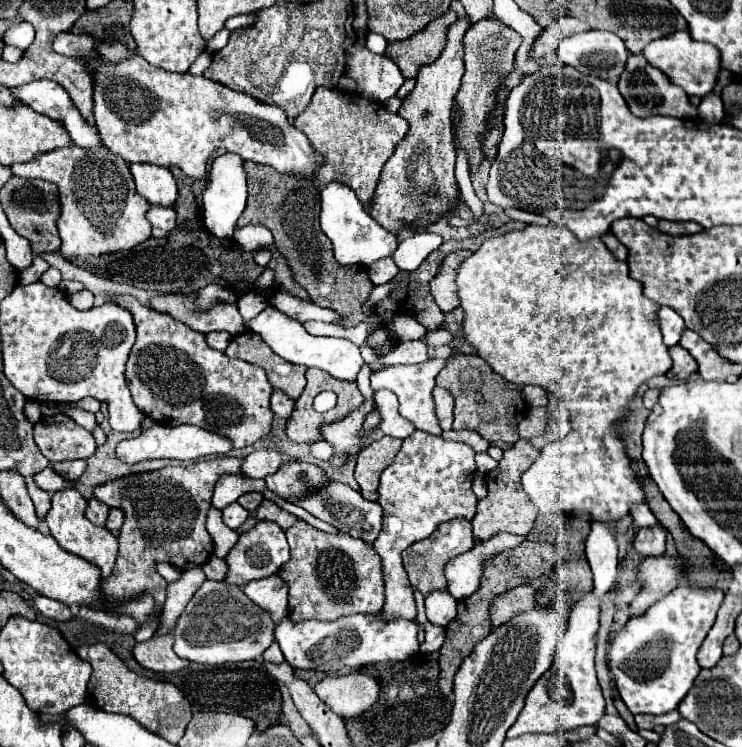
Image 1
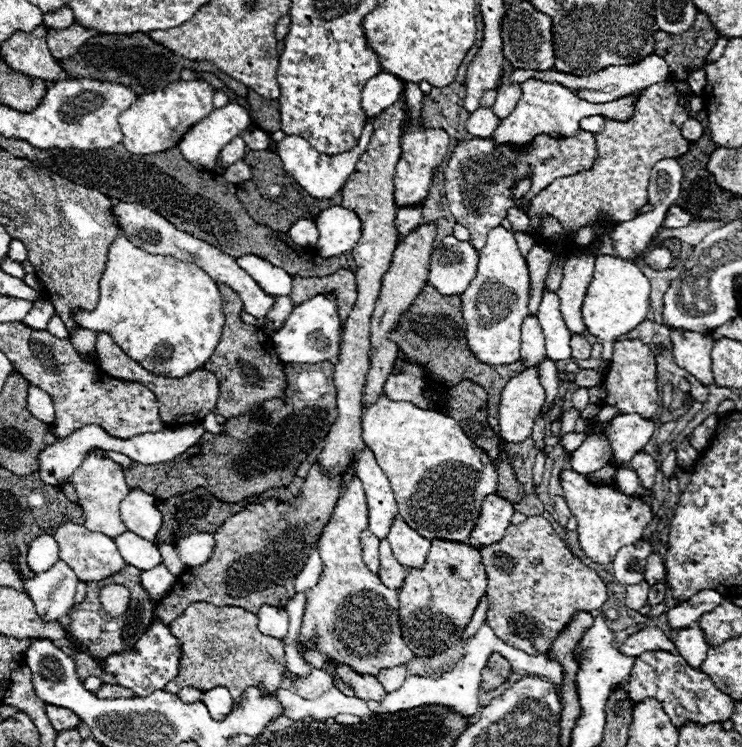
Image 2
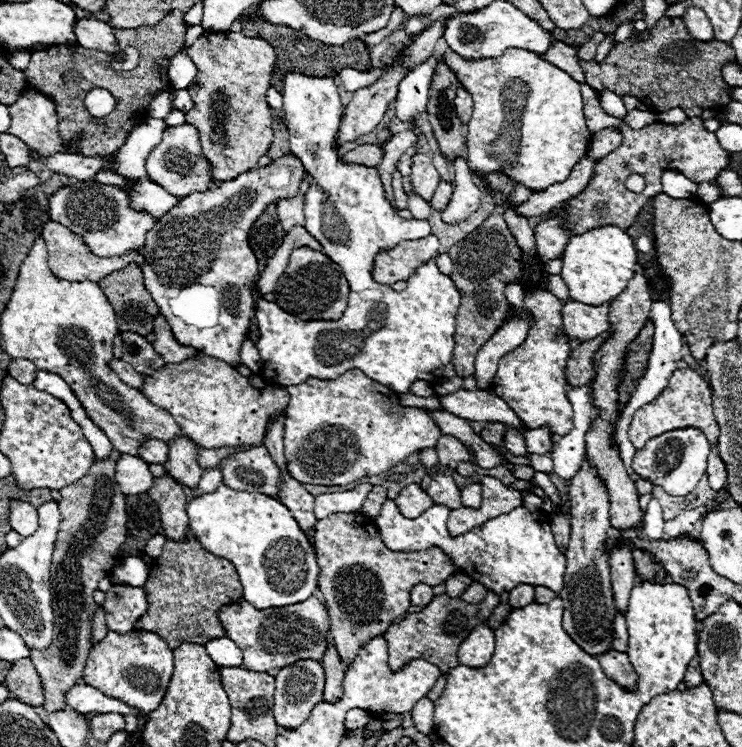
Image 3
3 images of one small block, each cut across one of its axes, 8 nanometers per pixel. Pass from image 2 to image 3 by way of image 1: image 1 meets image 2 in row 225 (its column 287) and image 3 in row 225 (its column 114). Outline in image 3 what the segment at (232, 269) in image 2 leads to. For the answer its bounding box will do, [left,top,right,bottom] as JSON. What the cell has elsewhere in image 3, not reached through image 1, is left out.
[50,180,156,258]

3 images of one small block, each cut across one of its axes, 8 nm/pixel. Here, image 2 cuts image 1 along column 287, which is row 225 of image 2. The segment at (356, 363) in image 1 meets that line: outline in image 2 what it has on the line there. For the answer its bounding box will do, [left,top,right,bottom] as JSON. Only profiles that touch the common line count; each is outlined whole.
[314,208,362,258]

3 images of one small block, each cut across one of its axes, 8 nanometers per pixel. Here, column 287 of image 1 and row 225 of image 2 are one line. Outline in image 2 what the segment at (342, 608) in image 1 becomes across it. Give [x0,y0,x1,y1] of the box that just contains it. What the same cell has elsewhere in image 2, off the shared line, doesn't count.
[528,78,690,252]

